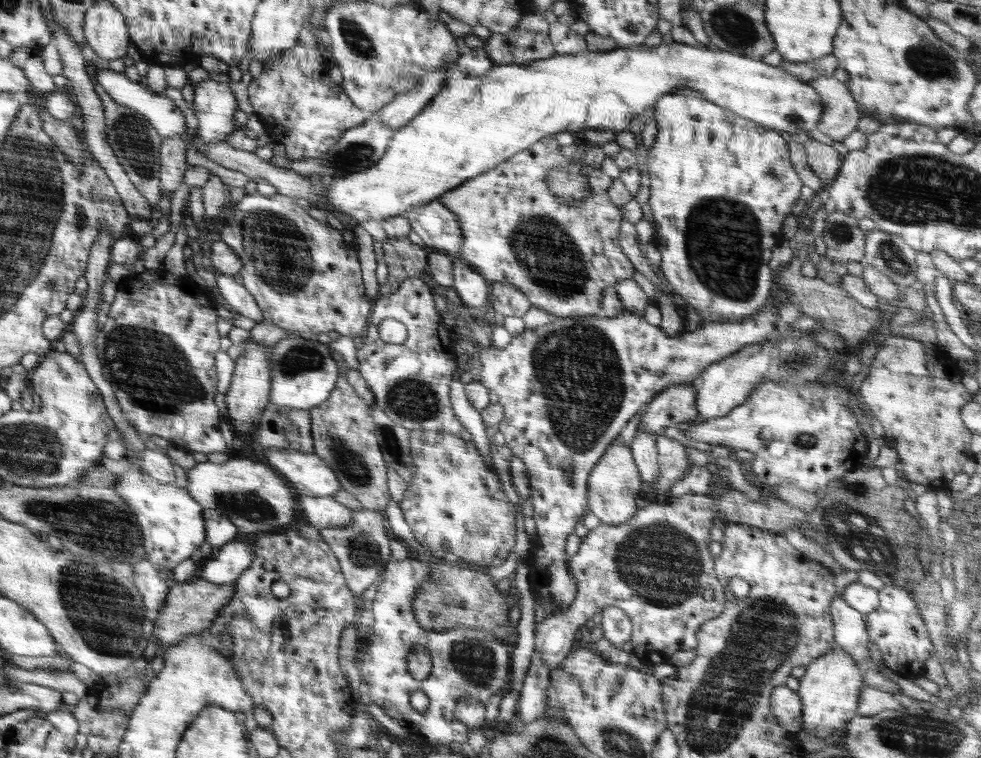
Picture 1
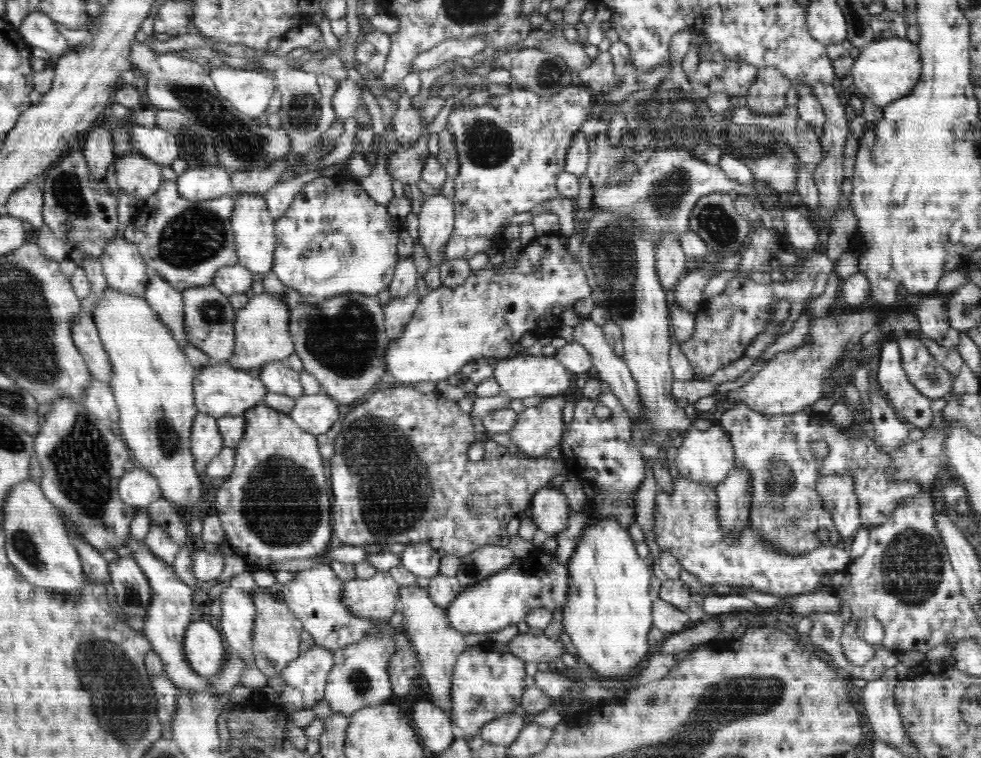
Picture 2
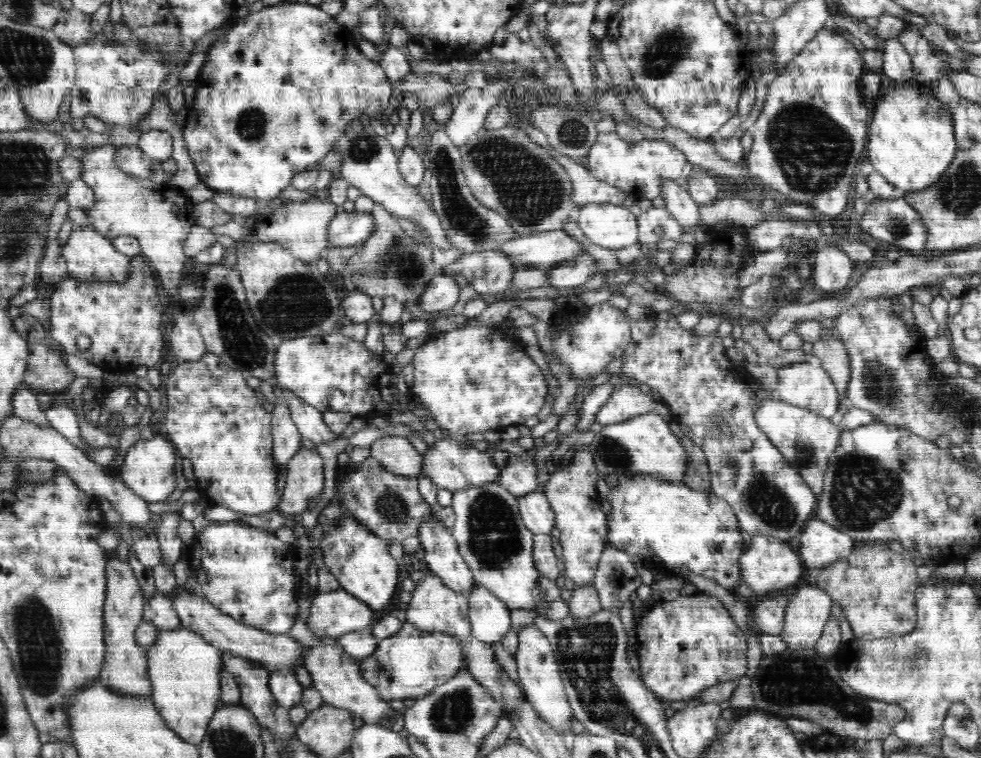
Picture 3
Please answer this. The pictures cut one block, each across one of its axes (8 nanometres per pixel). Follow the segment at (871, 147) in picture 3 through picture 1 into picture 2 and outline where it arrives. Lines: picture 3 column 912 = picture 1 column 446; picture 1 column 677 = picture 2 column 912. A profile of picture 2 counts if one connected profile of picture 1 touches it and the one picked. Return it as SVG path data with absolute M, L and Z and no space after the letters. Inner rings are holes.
M907 37L875 39L860 50L854 58L851 75L853 76L852 94L857 99L868 99L877 107L888 106L890 102L904 98L918 84L922 72L919 45Z

